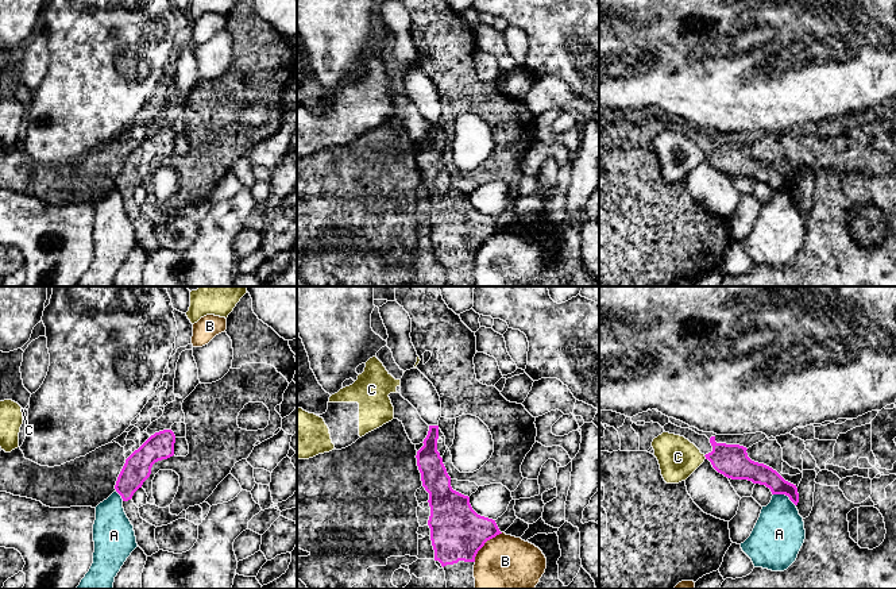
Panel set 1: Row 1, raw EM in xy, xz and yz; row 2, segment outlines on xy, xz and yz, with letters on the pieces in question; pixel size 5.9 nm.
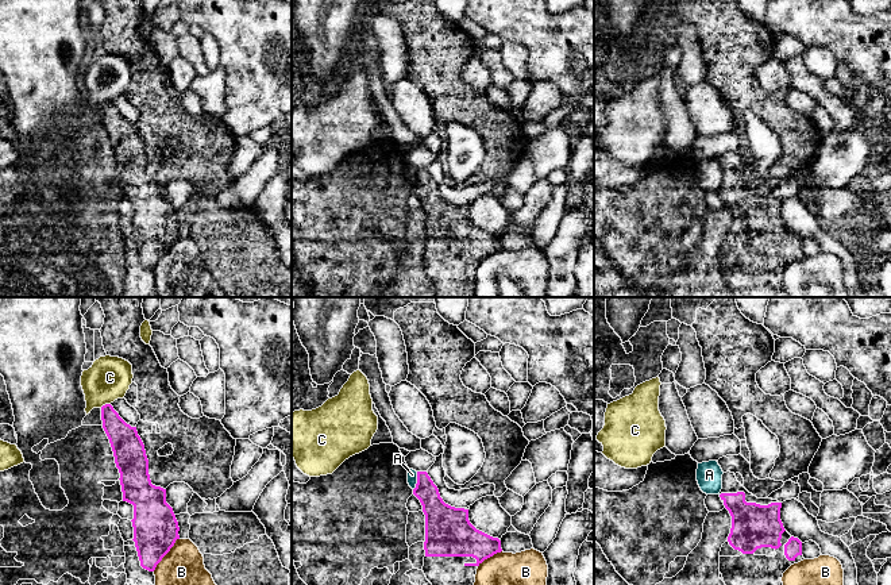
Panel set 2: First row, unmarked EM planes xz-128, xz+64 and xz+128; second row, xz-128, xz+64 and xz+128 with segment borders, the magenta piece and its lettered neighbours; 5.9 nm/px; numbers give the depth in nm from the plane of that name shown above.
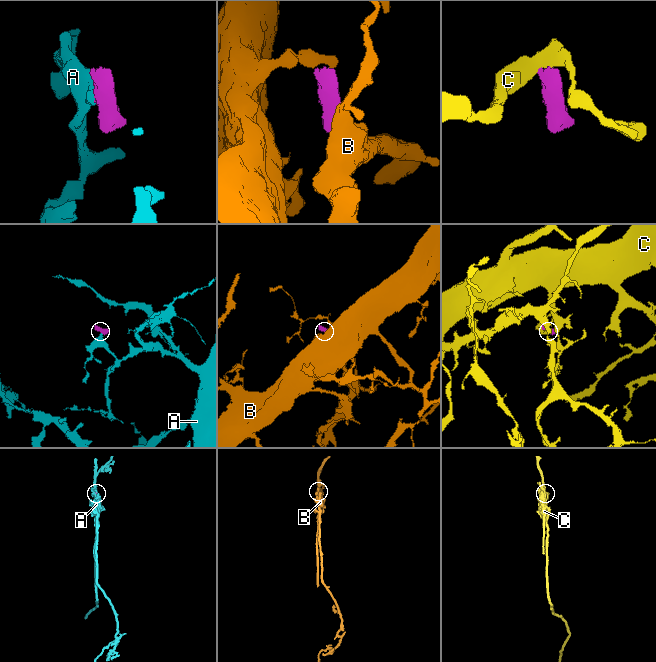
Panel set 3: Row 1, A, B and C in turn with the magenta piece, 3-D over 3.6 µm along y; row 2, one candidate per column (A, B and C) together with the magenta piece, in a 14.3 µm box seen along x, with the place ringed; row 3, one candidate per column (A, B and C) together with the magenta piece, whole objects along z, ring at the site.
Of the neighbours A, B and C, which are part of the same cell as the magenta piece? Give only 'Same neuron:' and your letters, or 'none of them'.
Same neuron: none of them

